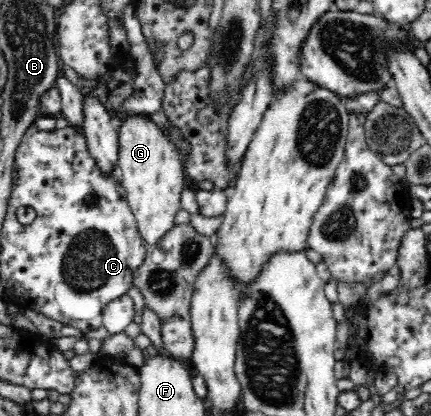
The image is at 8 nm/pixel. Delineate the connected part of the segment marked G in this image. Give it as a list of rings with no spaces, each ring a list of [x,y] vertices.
[[[129,116],[118,127],[120,184],[127,191],[127,202],[135,215],[138,231],[147,246],[158,244],[175,226],[175,216],[181,210],[181,192],[185,190],[184,159],[175,144],[160,132],[160,128],[144,116]]]

